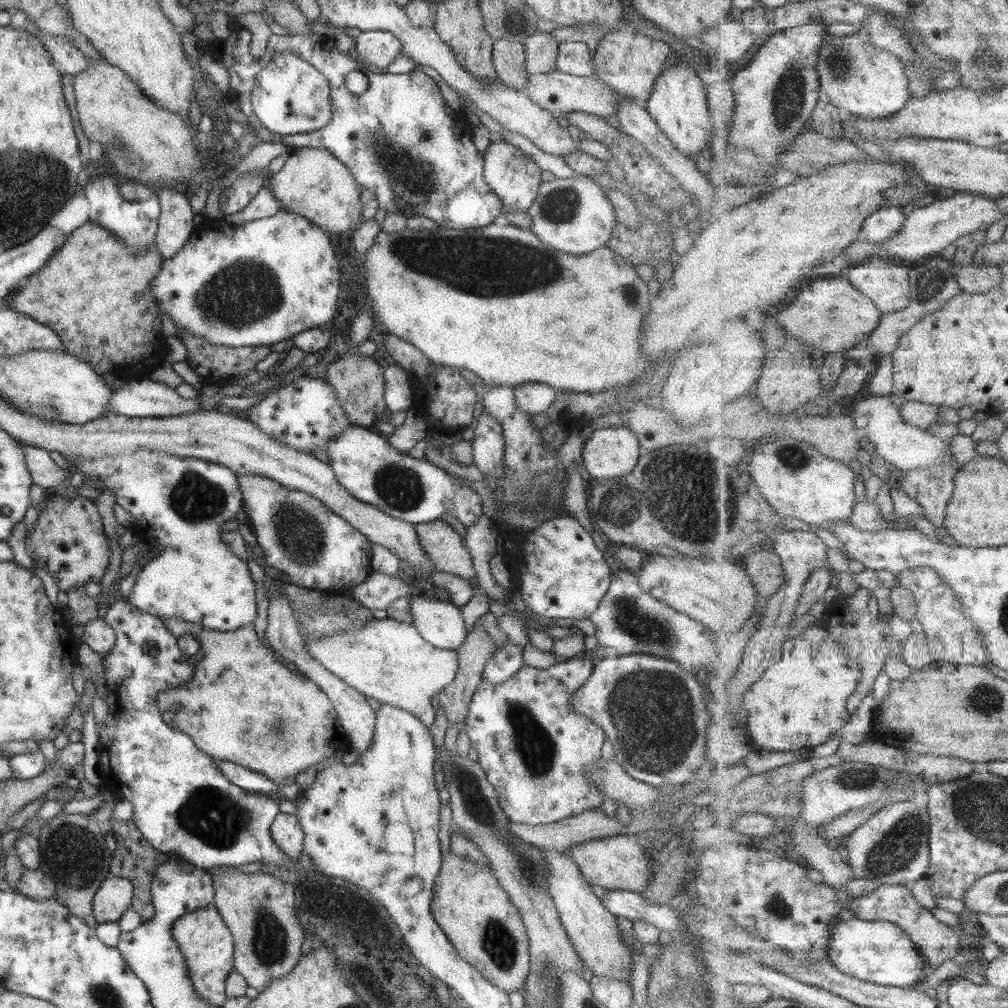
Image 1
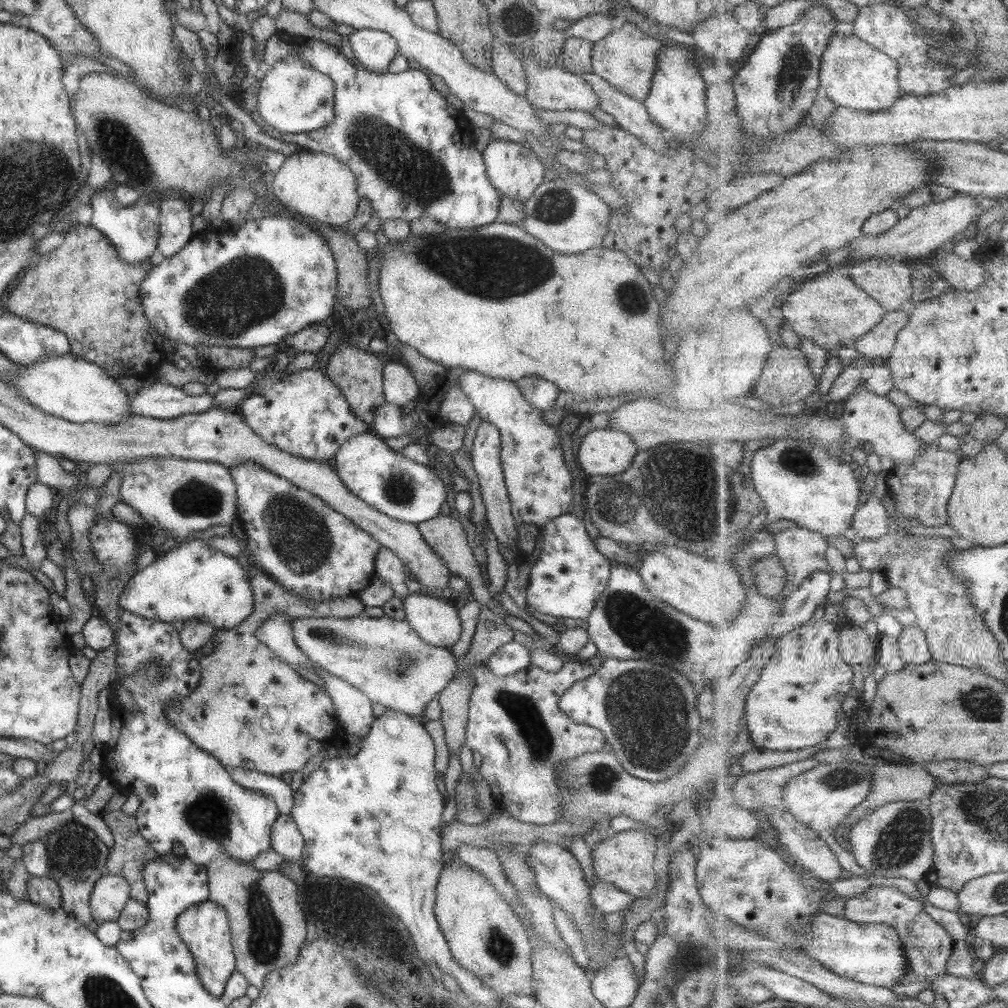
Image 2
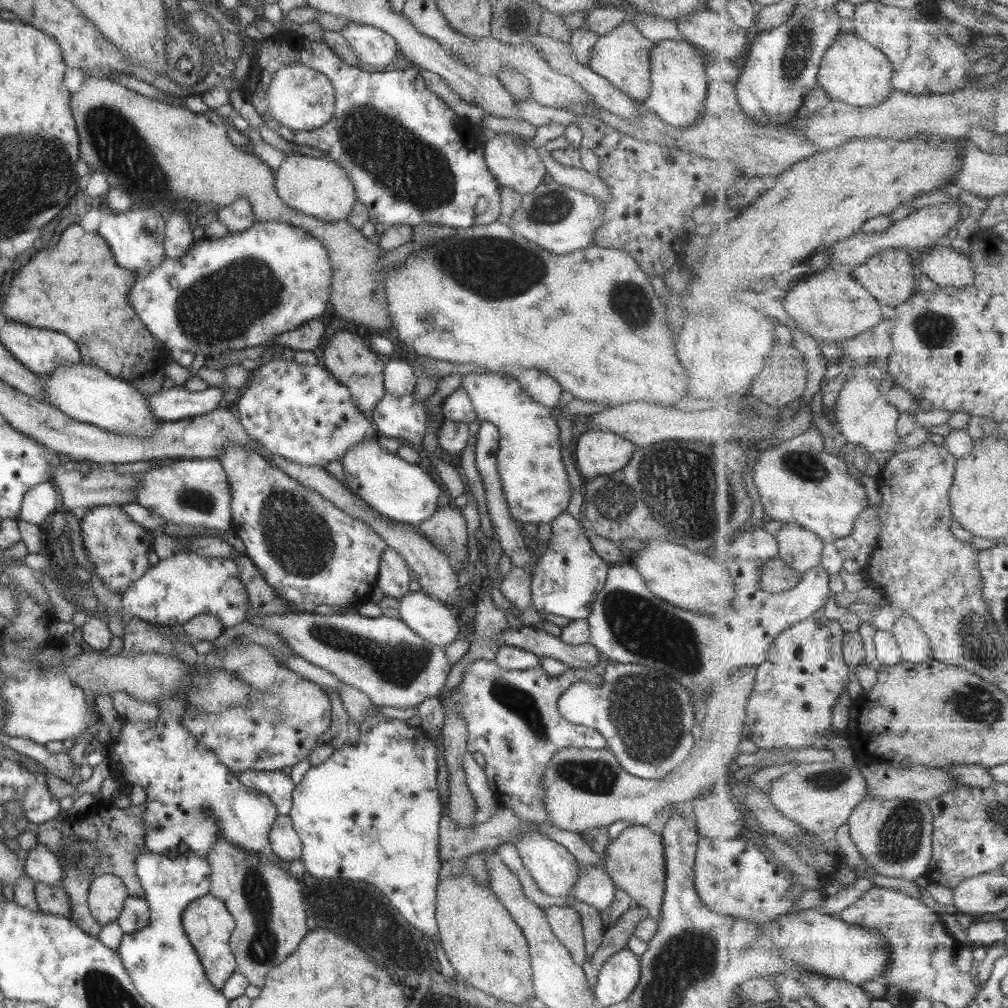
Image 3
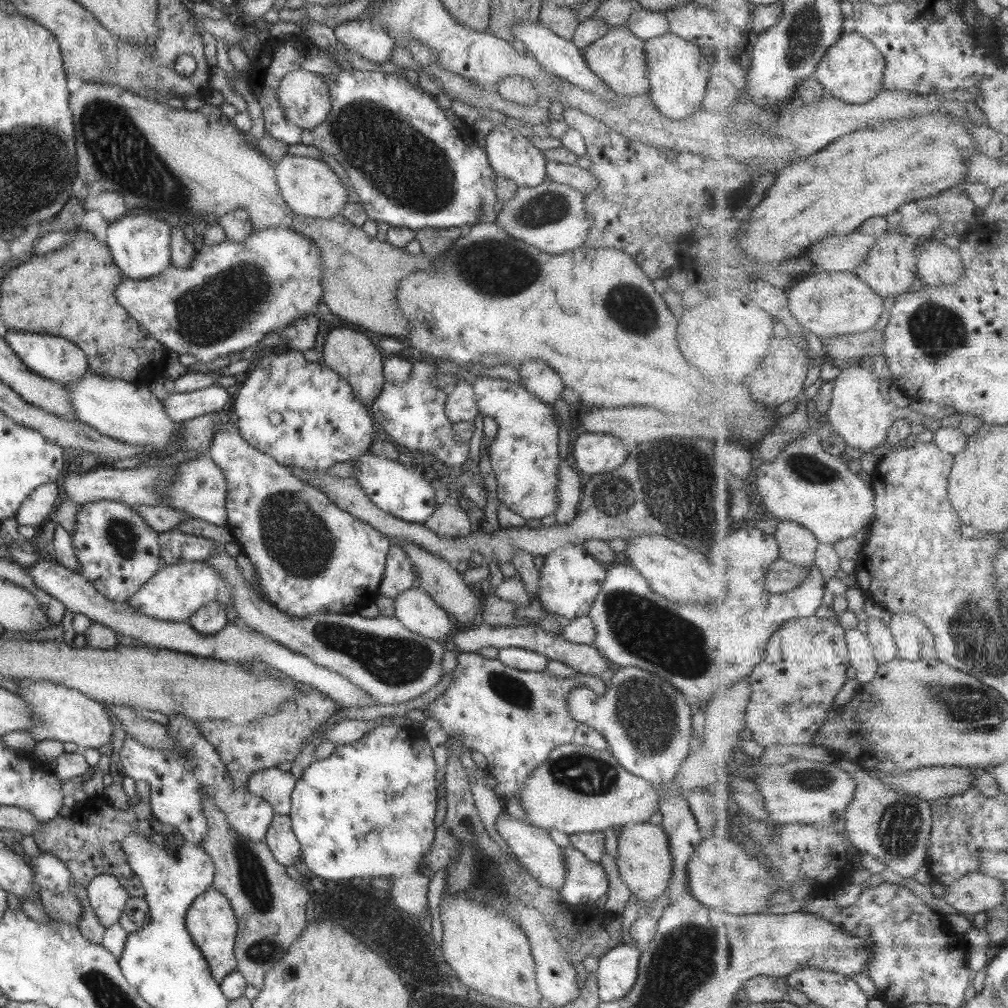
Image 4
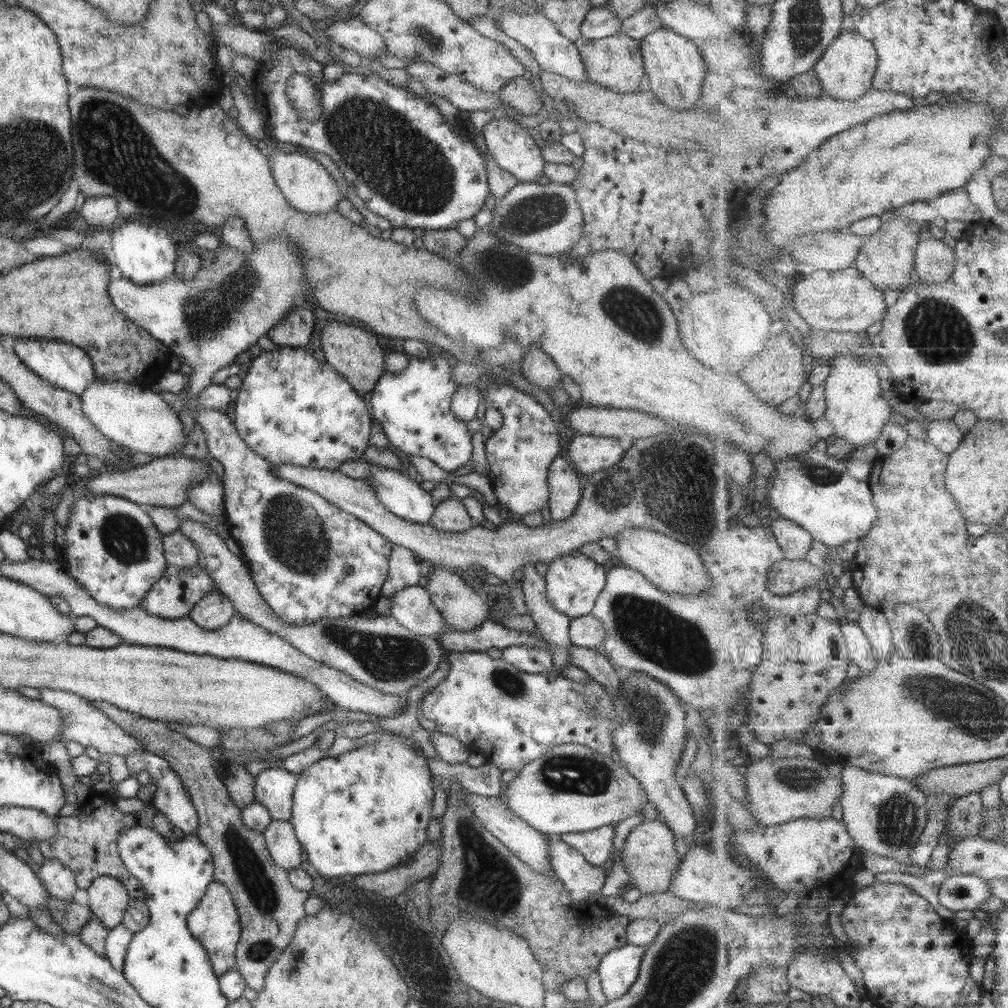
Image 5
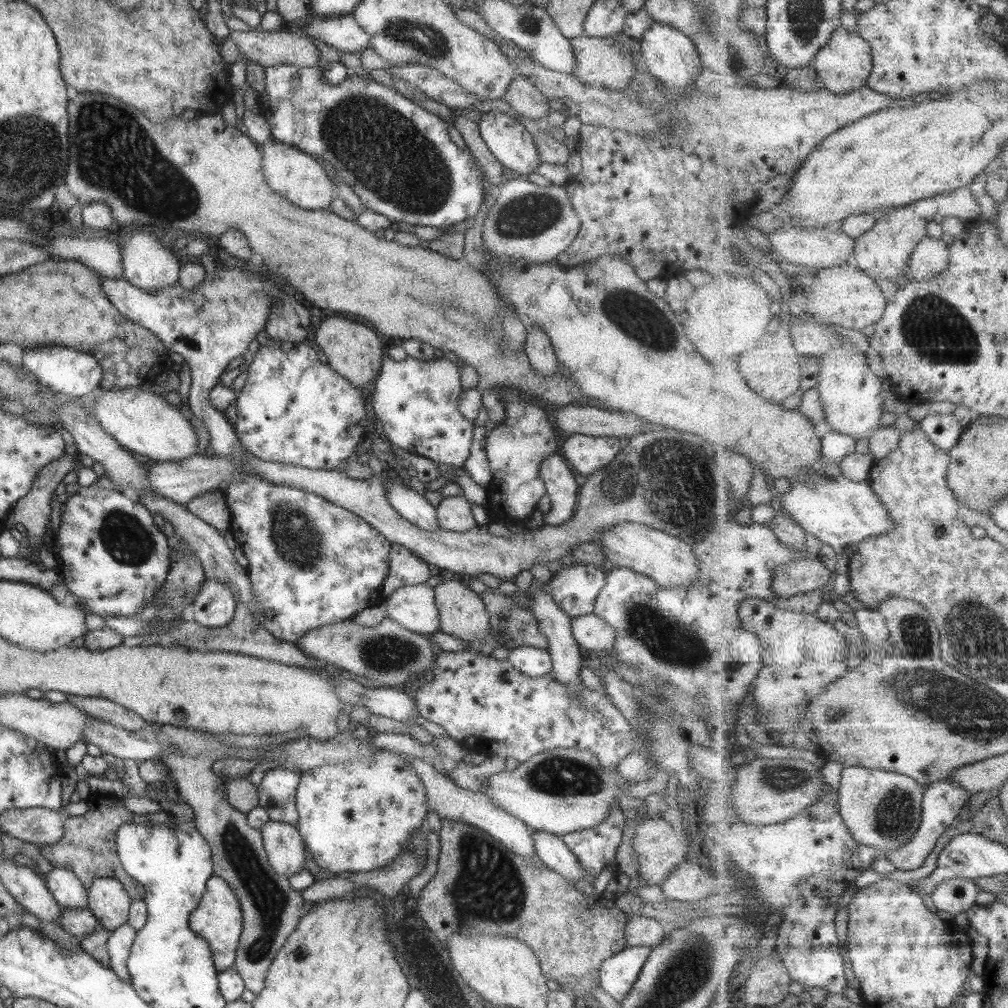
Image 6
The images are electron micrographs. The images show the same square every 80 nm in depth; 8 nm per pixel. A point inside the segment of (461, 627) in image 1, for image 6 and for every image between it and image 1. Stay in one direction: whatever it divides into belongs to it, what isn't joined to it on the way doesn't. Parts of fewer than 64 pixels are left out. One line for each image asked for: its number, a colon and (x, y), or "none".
2: (435, 620)
3: (434, 621)
4: (413, 608)
5: (411, 607)
6: (412, 607)

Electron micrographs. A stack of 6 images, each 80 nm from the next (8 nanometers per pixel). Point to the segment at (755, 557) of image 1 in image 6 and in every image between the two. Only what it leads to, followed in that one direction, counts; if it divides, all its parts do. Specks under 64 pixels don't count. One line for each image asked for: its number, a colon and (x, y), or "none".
2: (771, 576)
3: (778, 577)
4: (782, 576)
5: (787, 577)
6: (796, 578)

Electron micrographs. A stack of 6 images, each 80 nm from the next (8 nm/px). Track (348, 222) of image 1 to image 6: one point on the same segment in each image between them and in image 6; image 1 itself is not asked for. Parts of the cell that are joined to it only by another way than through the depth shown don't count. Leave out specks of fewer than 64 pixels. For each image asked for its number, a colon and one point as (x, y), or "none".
2: (317, 186)
3: (319, 188)
4: (309, 188)
5: (308, 188)
6: (298, 178)

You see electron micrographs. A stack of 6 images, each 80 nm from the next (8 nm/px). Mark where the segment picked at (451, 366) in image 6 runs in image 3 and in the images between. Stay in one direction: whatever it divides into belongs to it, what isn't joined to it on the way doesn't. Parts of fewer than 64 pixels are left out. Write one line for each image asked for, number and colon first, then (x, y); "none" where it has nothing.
3: (404, 418)
4: (412, 414)
5: (413, 405)

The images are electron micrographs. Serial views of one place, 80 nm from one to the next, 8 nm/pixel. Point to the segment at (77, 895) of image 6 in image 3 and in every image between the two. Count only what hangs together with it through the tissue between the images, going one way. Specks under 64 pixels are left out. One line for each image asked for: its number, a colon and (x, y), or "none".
3: (40, 865)
4: (49, 872)
5: (58, 881)

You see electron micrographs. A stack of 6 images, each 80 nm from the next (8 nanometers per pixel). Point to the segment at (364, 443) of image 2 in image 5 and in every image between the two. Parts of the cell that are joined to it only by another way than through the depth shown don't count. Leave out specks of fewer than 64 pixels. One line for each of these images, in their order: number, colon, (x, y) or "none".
3: (402, 492)
4: (402, 492)
5: (397, 490)

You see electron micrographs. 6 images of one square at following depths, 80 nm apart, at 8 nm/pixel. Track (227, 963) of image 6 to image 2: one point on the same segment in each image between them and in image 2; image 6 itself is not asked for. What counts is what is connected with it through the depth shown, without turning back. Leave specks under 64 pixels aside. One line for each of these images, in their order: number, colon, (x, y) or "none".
2: (204, 928)
3: (207, 923)
4: (210, 921)
5: (214, 923)

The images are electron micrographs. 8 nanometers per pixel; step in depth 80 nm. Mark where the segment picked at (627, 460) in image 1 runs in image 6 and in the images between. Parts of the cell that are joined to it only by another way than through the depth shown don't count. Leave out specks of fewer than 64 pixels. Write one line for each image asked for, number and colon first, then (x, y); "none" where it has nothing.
2: (601, 452)
3: (601, 452)
4: (591, 453)
5: (587, 454)
6: (585, 454)

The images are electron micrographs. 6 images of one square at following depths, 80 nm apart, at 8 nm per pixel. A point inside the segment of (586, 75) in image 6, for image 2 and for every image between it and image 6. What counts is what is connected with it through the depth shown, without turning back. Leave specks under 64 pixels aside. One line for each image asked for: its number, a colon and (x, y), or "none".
2: (626, 58)
3: (620, 56)
4: (617, 58)
5: (614, 62)

